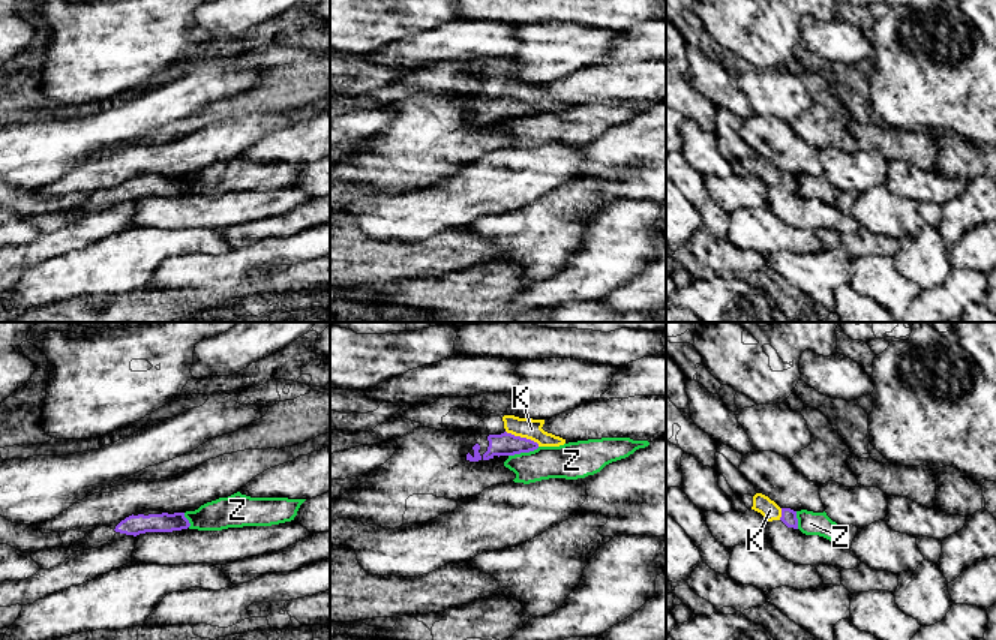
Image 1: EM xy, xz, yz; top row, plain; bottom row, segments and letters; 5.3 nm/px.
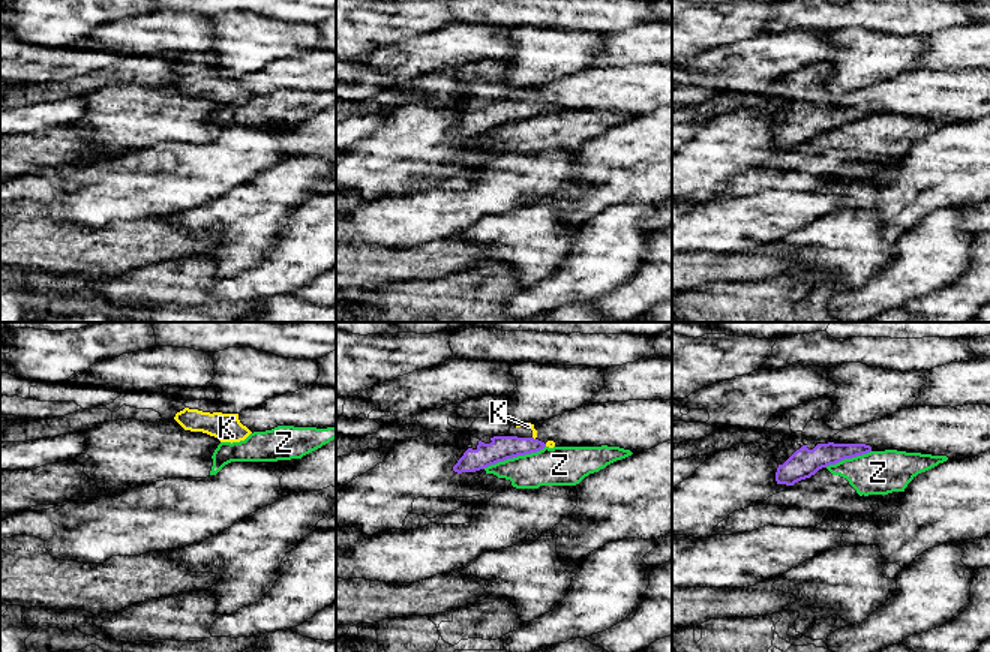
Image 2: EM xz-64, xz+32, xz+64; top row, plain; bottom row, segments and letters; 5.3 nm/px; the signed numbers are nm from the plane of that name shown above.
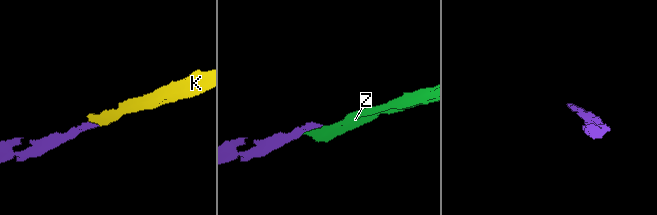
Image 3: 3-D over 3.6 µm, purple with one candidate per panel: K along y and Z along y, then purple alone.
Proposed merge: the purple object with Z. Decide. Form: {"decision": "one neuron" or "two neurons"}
{"decision": "two neurons"}

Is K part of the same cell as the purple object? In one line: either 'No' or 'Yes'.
Yes

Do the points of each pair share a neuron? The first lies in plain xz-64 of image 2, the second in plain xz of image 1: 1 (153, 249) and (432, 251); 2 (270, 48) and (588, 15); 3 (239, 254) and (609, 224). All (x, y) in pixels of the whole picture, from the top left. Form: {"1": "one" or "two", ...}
{"1": "one", "2": "two", "3": "two"}

